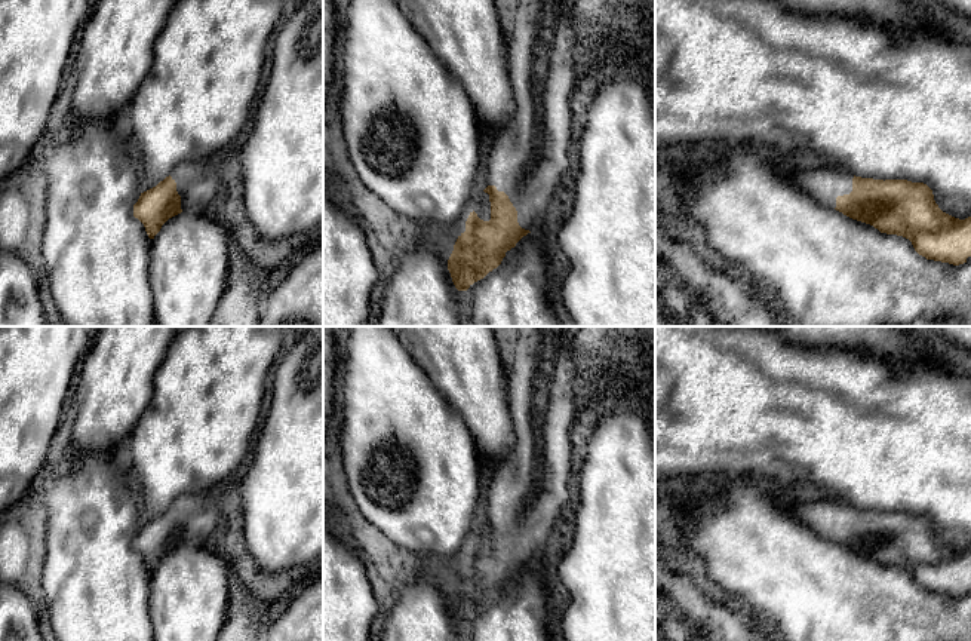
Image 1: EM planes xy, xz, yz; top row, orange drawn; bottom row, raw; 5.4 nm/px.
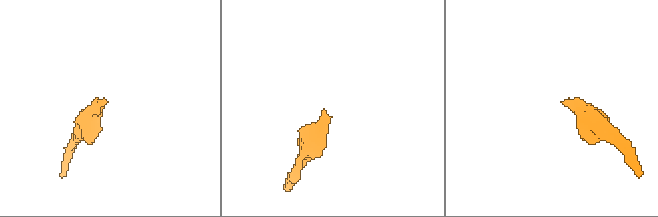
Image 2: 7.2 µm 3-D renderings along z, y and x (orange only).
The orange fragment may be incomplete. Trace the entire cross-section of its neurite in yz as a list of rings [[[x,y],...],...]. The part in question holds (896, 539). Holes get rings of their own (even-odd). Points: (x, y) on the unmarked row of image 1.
[[[842,499],[805,500],[798,503],[792,513],[820,536],[852,552],[870,556],[881,565],[909,571],[915,583],[927,592],[959,598],[971,589],[971,549],[959,552],[943,545],[934,533],[932,522],[924,515],[861,510]]]

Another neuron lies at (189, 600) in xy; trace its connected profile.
[[[181,545],[151,571],[154,641],[218,641],[227,610],[227,561],[205,546]]]

